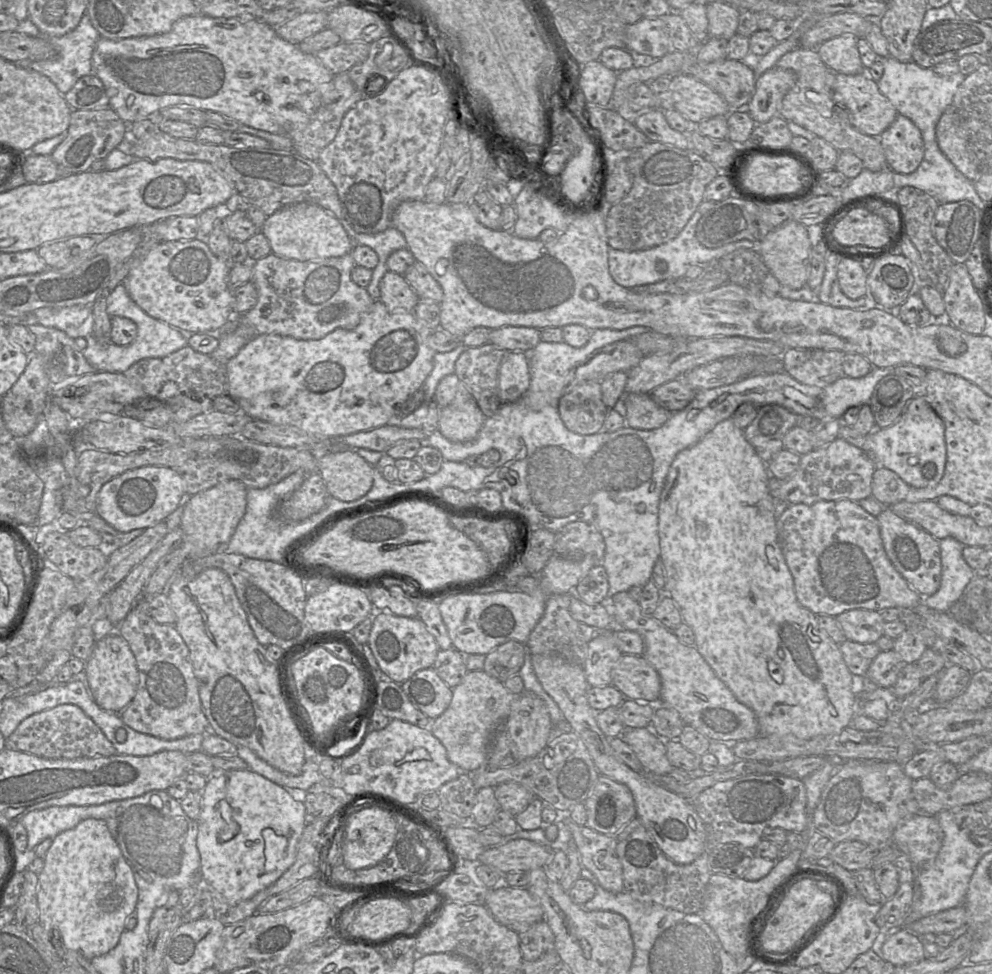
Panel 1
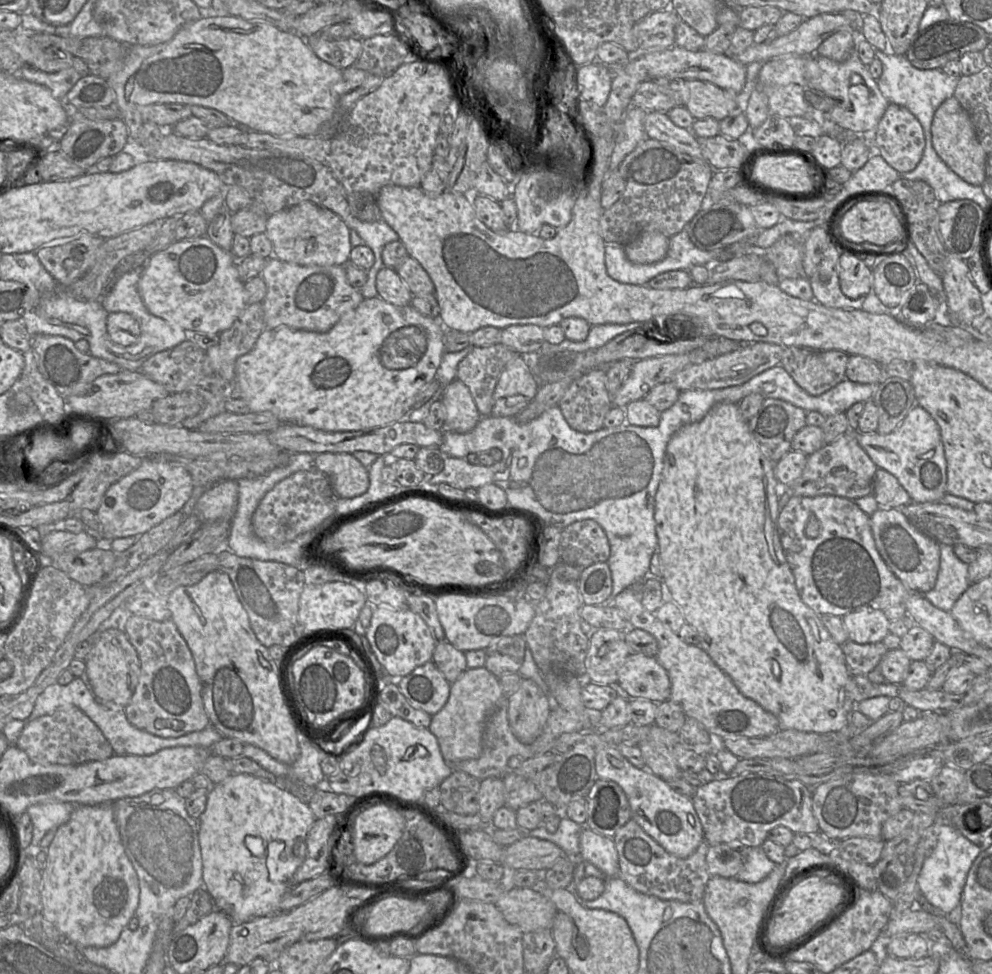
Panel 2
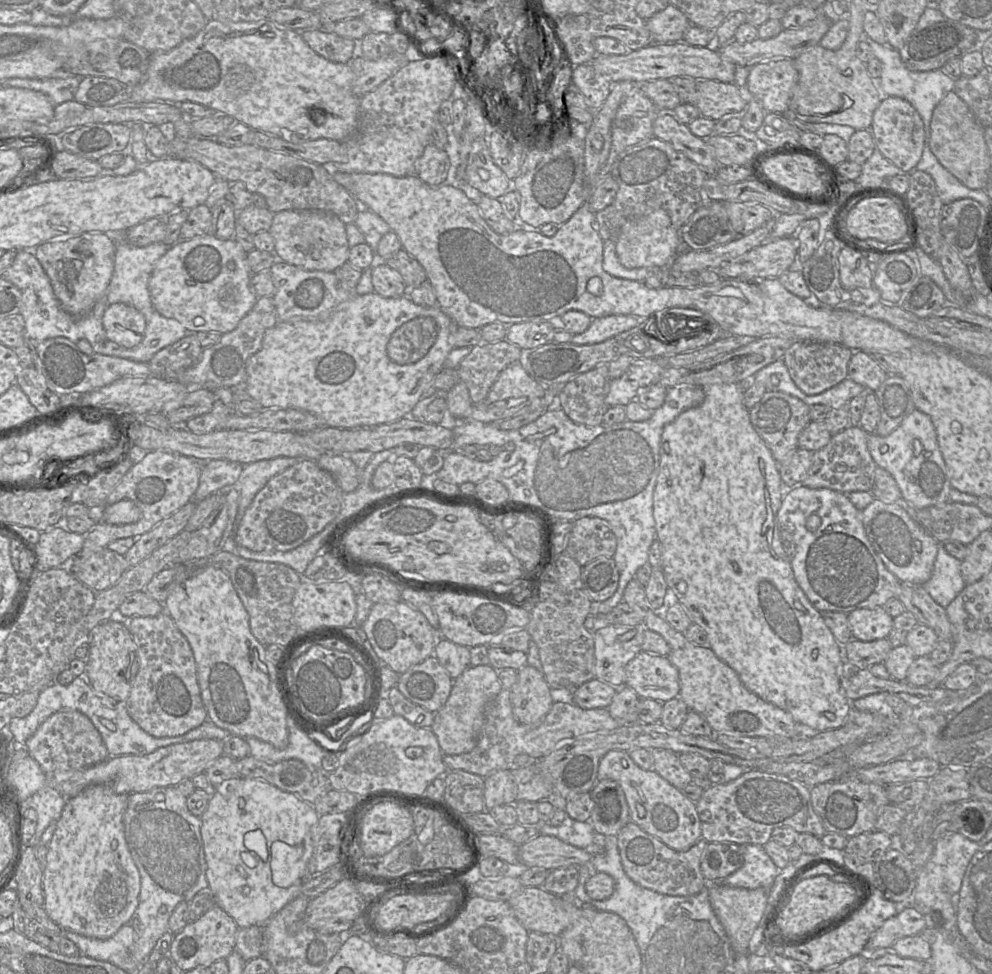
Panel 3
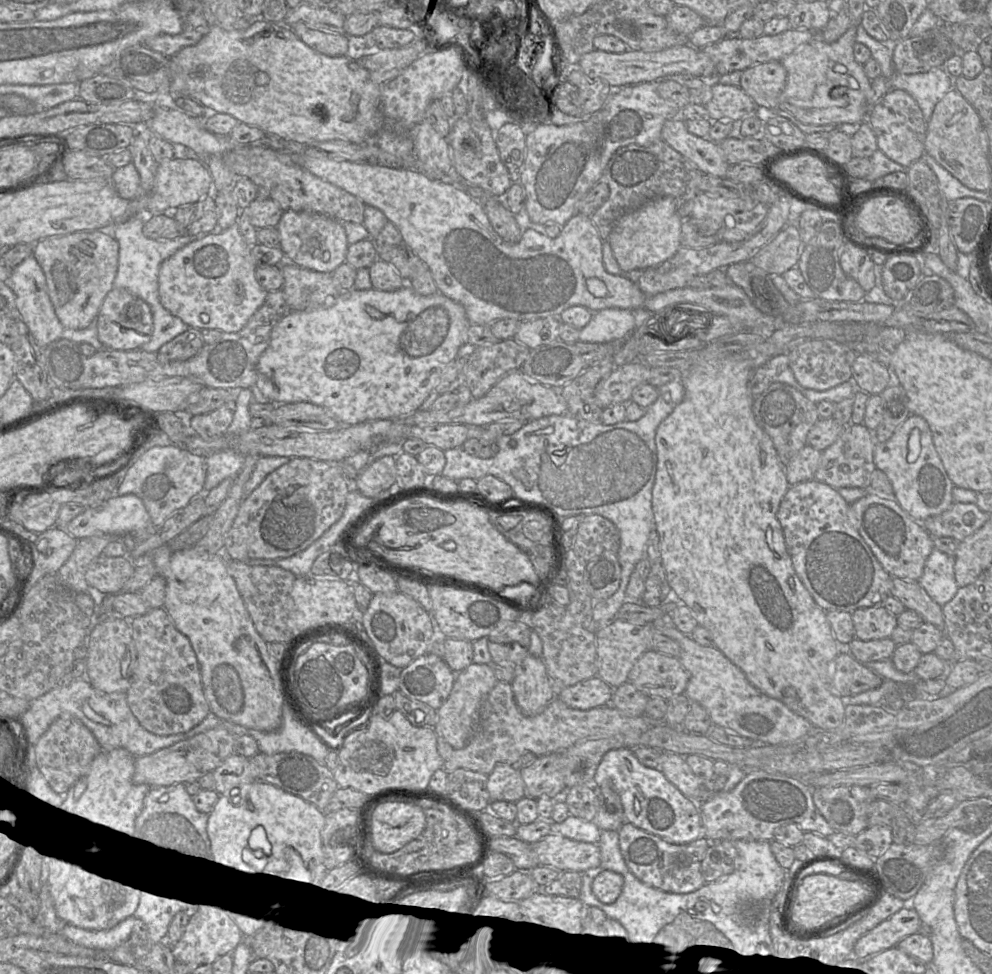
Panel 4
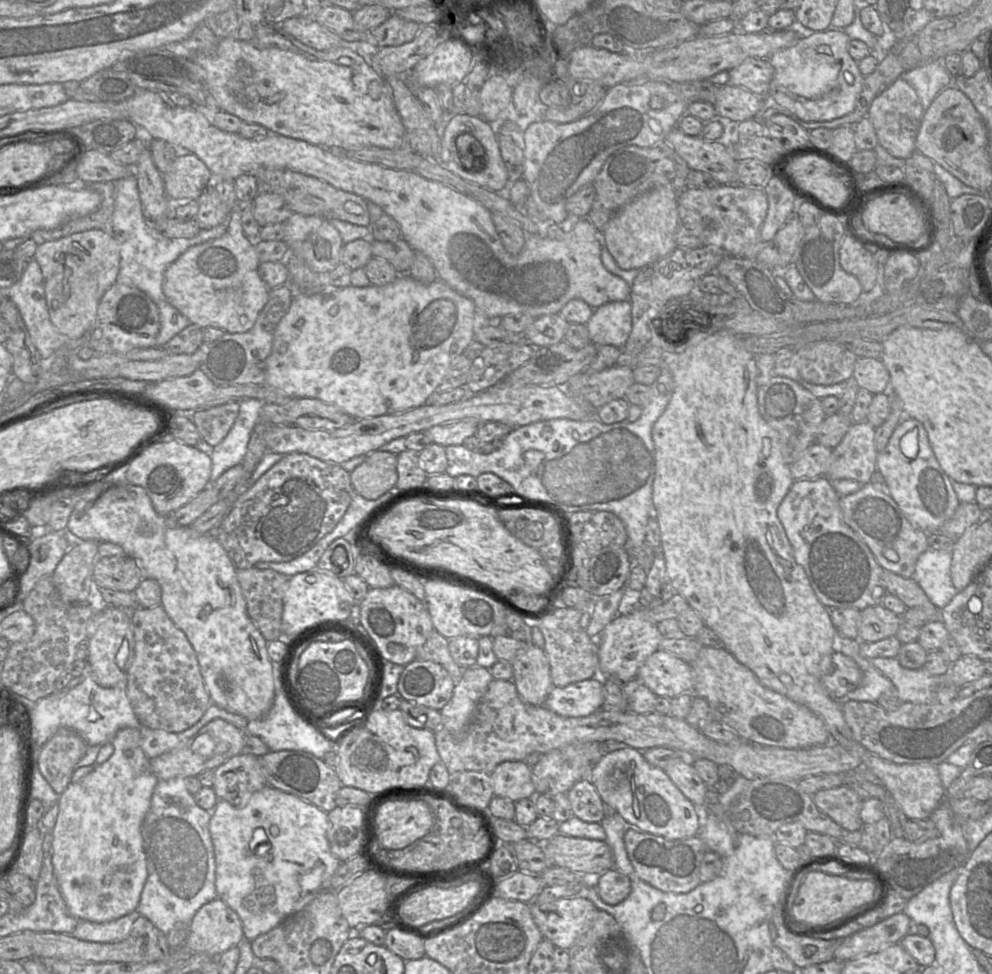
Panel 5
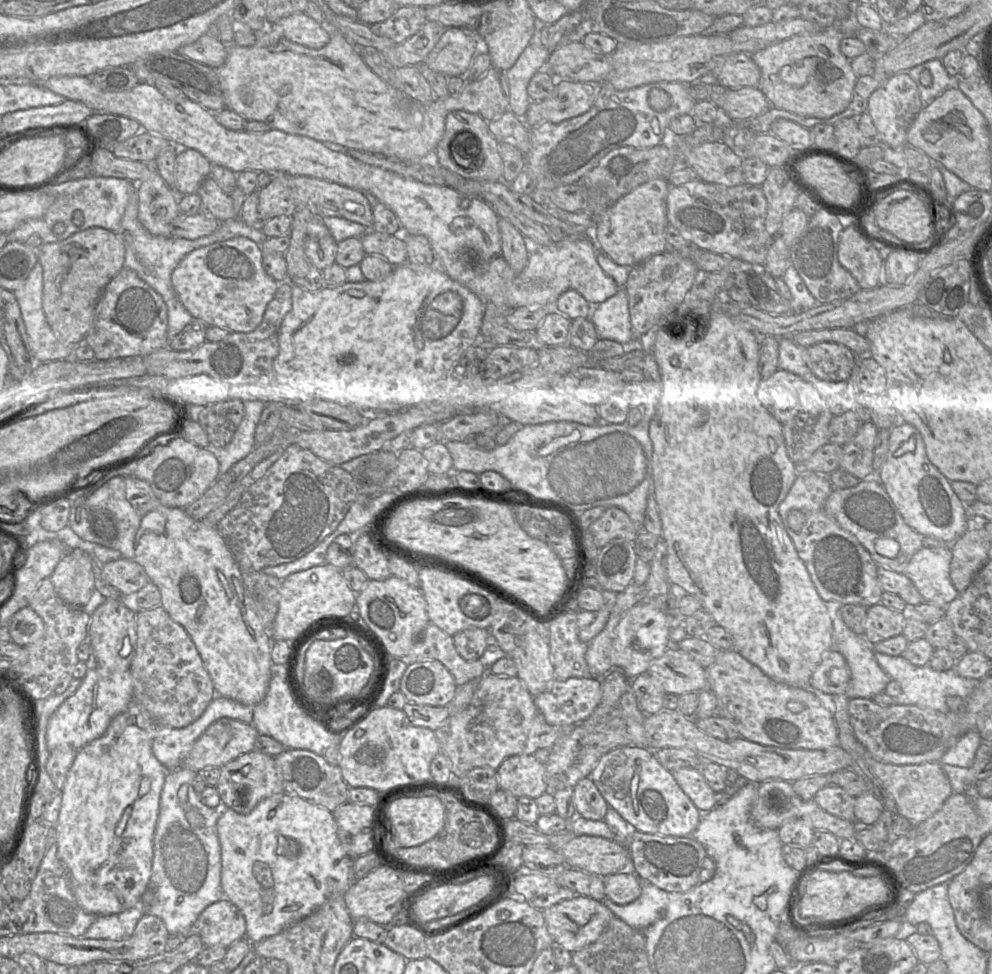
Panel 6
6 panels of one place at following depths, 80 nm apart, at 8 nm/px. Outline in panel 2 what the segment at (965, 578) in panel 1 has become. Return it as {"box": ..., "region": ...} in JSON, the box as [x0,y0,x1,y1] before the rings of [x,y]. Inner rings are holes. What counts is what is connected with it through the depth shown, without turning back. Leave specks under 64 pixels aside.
{"box":[924,546,970,612],"region":[[[940,546],[940,564],[935,586],[924,596],[935,607],[950,612],[955,602],[970,586],[968,564],[954,553],[953,547]]]}

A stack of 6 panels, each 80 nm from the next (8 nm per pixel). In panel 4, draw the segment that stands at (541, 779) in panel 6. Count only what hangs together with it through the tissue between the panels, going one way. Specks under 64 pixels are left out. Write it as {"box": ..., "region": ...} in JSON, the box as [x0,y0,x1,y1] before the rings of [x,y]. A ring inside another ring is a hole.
{"box":[487,764,526,803],"region":[[[497,764],[488,776],[487,790],[490,803],[494,801],[518,802],[526,796],[521,768],[508,764]]]}

